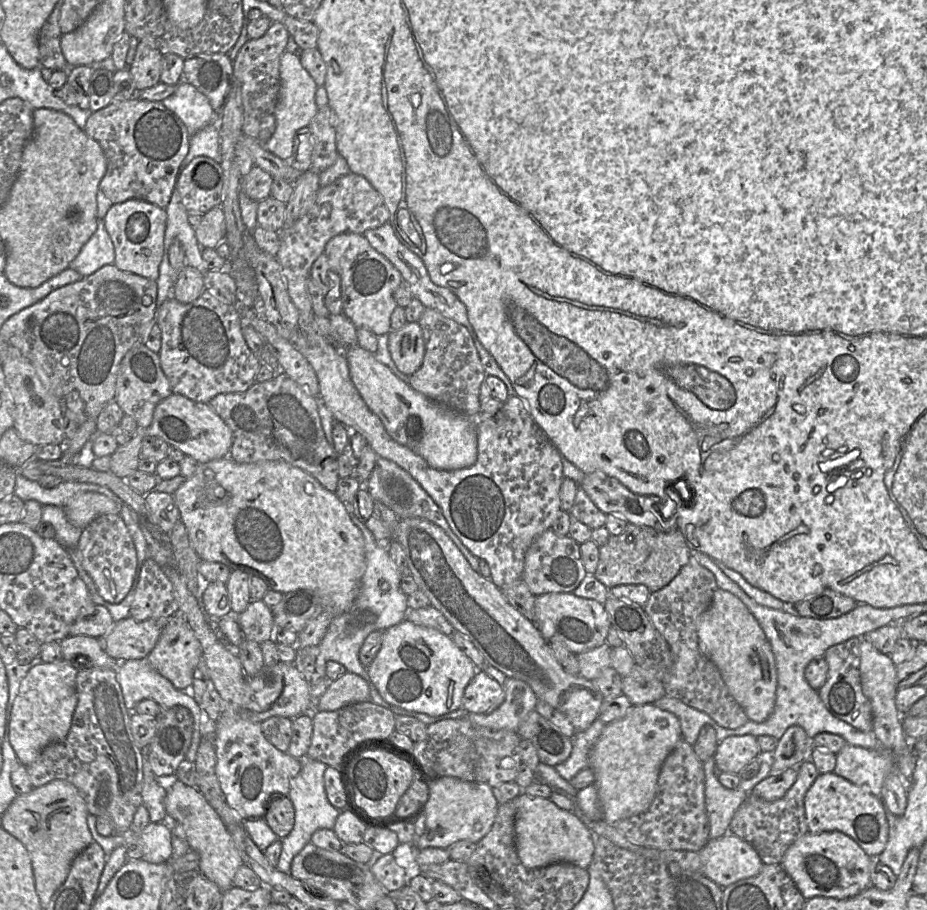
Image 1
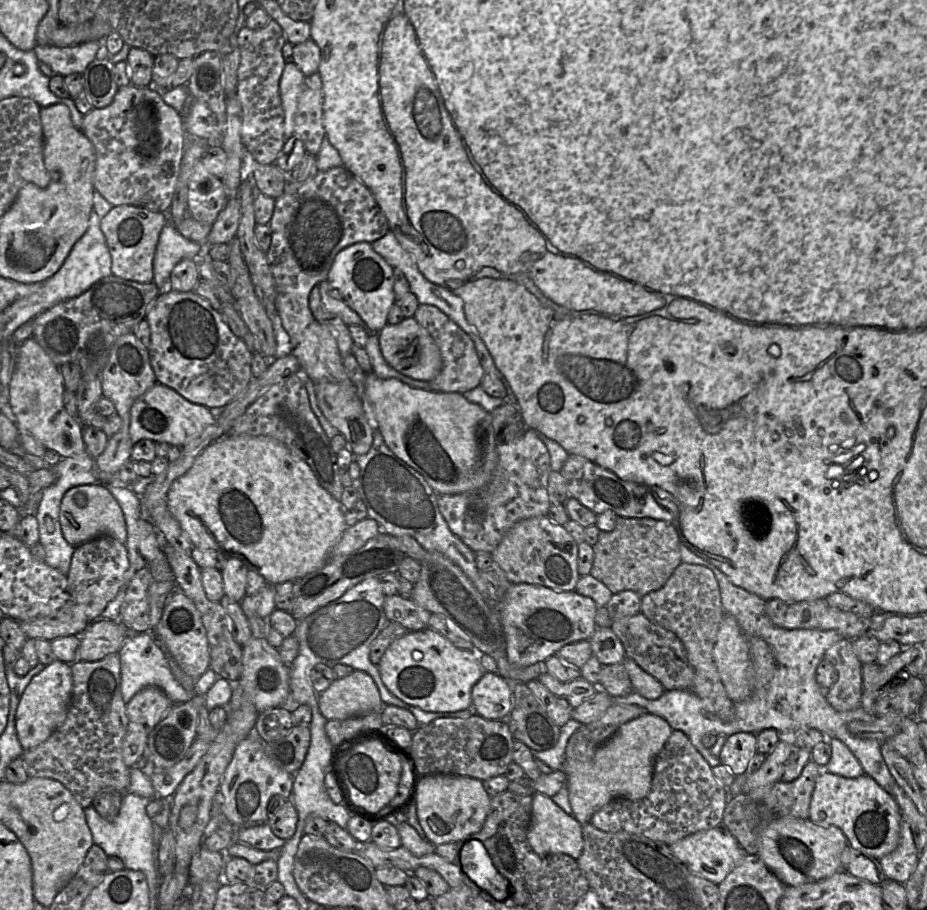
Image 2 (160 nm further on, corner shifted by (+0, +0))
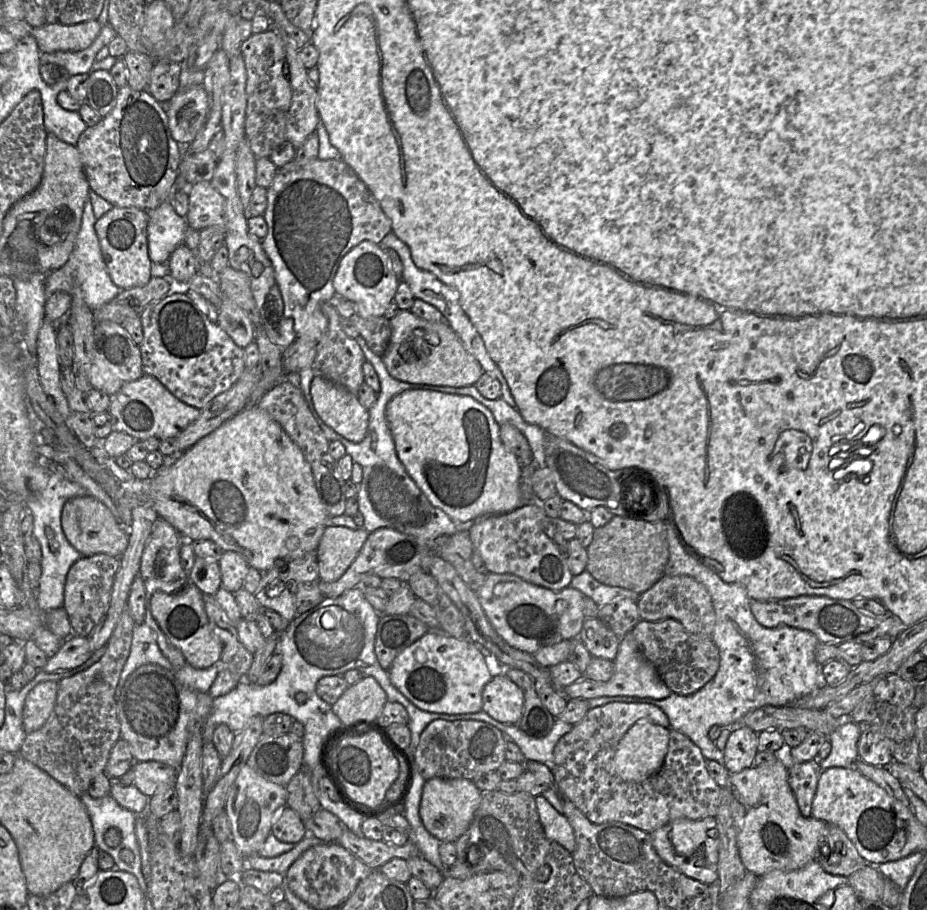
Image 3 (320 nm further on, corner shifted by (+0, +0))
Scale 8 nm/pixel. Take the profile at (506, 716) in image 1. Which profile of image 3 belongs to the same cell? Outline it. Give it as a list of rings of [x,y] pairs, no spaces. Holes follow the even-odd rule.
[[[487,573],[485,582],[475,593],[501,638],[510,646],[529,654],[563,640],[578,639],[585,620],[584,594],[571,586],[553,591],[513,574]]]

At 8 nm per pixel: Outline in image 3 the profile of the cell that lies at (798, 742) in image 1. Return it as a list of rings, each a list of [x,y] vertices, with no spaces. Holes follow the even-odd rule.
[[[777,758],[771,765],[751,766],[728,776],[725,787],[730,794],[730,807],[737,832],[741,861],[748,872],[762,876],[772,870],[794,871],[820,857],[820,836],[827,823],[803,816],[787,781],[787,766]]]

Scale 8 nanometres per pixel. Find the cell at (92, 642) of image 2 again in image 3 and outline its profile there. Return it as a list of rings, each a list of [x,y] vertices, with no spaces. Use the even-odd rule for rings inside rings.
[[[70,636],[42,668],[47,673],[68,671],[85,663],[93,654],[87,637]]]

